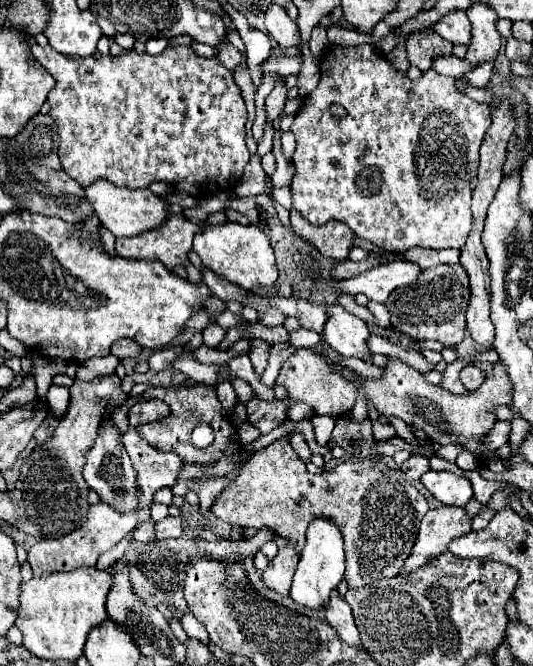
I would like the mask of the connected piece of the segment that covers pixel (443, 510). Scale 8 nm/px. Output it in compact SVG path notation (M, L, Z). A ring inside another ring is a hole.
M438 507L430 509L418 529L418 539L414 551L400 569L400 577L410 575L418 567L430 563L430 559L442 555L448 549L448 543L460 535L466 535L472 529L472 523L462 507Z

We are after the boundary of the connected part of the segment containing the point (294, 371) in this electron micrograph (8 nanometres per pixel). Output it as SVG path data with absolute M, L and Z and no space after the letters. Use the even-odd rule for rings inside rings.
M298 349L292 357L288 357L284 367L280 369L276 383L284 385L294 401L306 403L316 415L334 415L334 417L342 417L352 411L356 393L360 389L358 385L348 383L340 373L332 371L330 365L312 349Z

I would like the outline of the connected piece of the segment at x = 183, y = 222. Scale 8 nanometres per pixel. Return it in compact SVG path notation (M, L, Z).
M170 215L170 219L158 227L156 231L146 231L136 237L116 237L116 253L124 259L154 259L160 261L166 269L174 269L176 265L188 265L188 253L192 251L192 237L200 231L200 227L182 215Z

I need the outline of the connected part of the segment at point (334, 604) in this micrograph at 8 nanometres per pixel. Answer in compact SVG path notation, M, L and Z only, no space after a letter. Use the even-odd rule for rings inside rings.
M336 591L330 595L330 603L326 607L326 619L338 631L342 641L346 641L348 645L354 645L358 649L364 649L364 645L360 641L360 635L358 635L358 629L354 625L352 609L342 597L338 597Z

